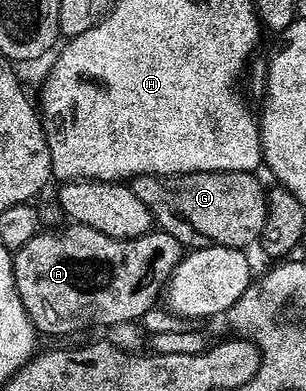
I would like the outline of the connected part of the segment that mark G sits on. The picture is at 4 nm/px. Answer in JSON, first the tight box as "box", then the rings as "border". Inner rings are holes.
{"box":[131,172,267,250],"border":[[[203,172],[202,174],[175,174],[171,178],[160,178],[158,174],[144,174],[138,178],[132,179],[131,185],[135,196],[139,196],[139,200],[143,200],[143,204],[149,210],[154,223],[160,229],[165,230],[171,236],[175,236],[175,240],[179,240],[182,247],[198,250],[204,246],[226,246],[227,248],[242,249],[246,246],[252,246],[260,239],[263,232],[263,224],[267,220],[267,190],[261,187],[261,182],[257,179],[258,175],[253,172]]]}

